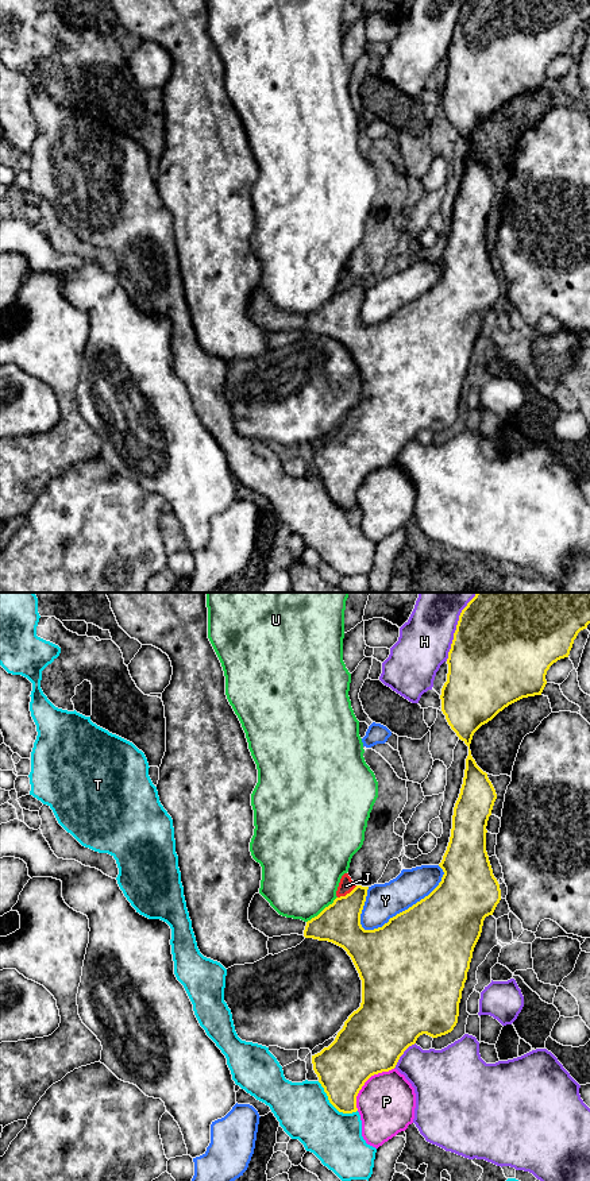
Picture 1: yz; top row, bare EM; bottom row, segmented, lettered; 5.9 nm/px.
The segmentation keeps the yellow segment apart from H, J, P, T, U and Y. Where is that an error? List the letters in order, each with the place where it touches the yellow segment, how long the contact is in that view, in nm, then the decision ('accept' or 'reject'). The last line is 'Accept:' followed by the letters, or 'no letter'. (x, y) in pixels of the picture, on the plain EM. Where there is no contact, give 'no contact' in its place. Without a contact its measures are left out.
H: meets yellow in yz at (454, 29); contact 360 nm long; reject
J: meets yellow in yz at (347, 289); contact 140 nm long; reject
P: meets yellow in yz at (365, 477); contact 340 nm long; reject
T: meets yellow in yz at (334, 501); contact 300 nm long; reject
U: meets yellow in yz at (323, 305); contact 240 nm long; reject
Y: meets yellow in yz at (408, 304); contact 600 nm long; reject
Accept: no letter

